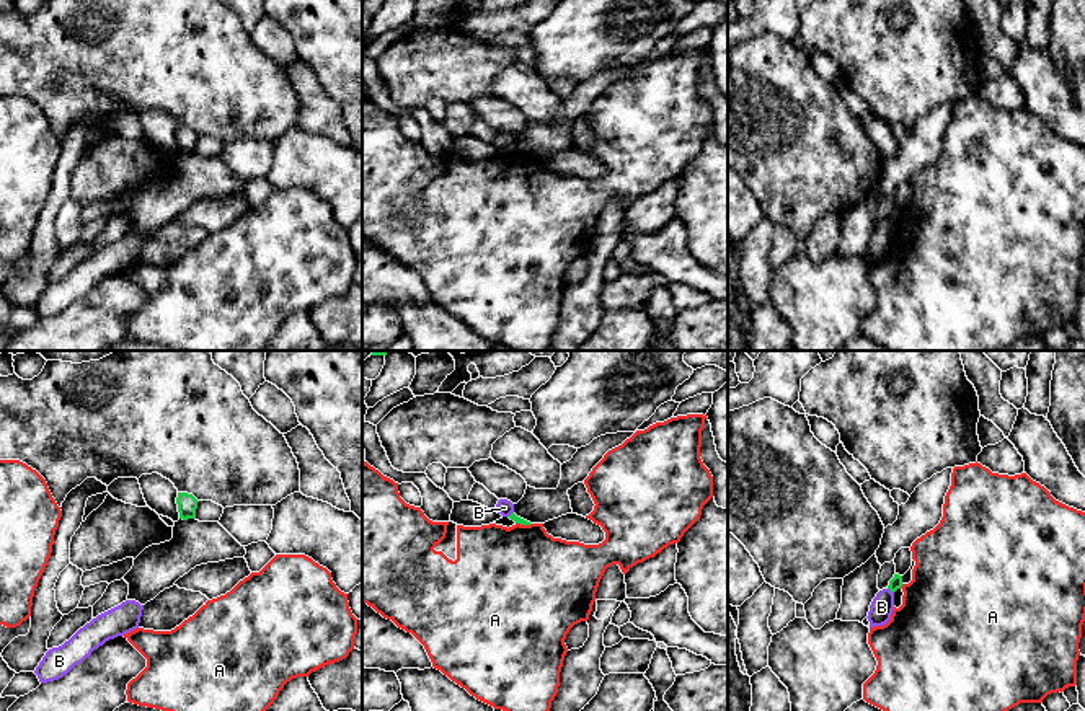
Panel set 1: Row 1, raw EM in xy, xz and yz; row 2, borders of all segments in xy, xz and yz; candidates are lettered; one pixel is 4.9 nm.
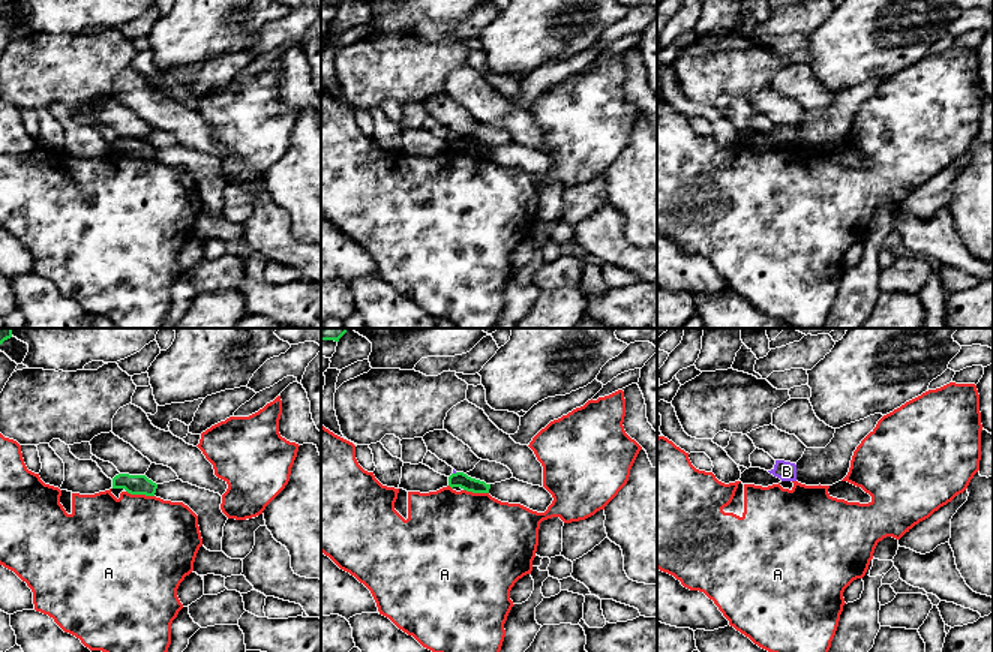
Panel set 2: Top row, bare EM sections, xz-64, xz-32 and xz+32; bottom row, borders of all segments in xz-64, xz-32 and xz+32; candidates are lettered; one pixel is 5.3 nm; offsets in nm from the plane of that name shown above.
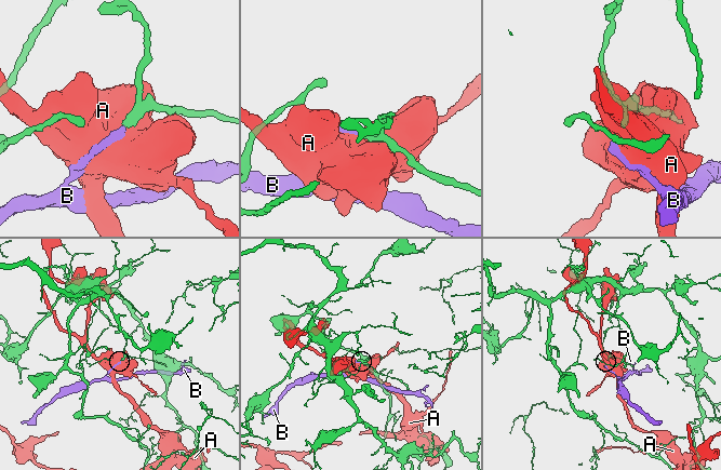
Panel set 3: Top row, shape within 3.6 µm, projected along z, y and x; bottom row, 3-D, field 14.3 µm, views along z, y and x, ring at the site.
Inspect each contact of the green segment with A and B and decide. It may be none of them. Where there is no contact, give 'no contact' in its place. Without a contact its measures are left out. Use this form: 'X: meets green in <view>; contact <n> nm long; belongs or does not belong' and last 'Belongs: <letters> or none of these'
A: meets green in yz; contact 30 nm long; does not belong
B: meets green in yz; contact 40 nm long; does not belong
Belongs: none of these

